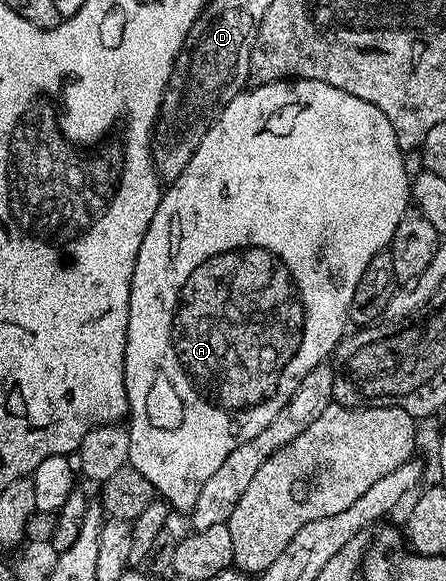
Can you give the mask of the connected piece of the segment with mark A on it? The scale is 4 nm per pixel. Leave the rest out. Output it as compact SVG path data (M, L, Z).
M289 78L239 92L220 111L206 138L202 138L198 150L194 150L190 166L163 189L158 210L146 230L146 238L142 238L132 275L124 385L128 399L126 427L130 438L128 464L138 470L138 474L146 474L169 505L175 500L192 500L196 504L202 486L206 486L206 478L211 478L214 470L218 470L242 442L250 442L262 434L262 430L274 422L278 410L290 402L302 378L335 353L337 344L346 335L344 327L350 324L350 298L354 298L358 278L362 278L366 266L370 266L370 258L391 245L398 222L409 211L410 171L404 160L406 156L398 146L394 126L390 126L390 118L386 118L378 106L362 102L362 98L354 98L354 94L346 94L346 90L338 90L326 82Z

